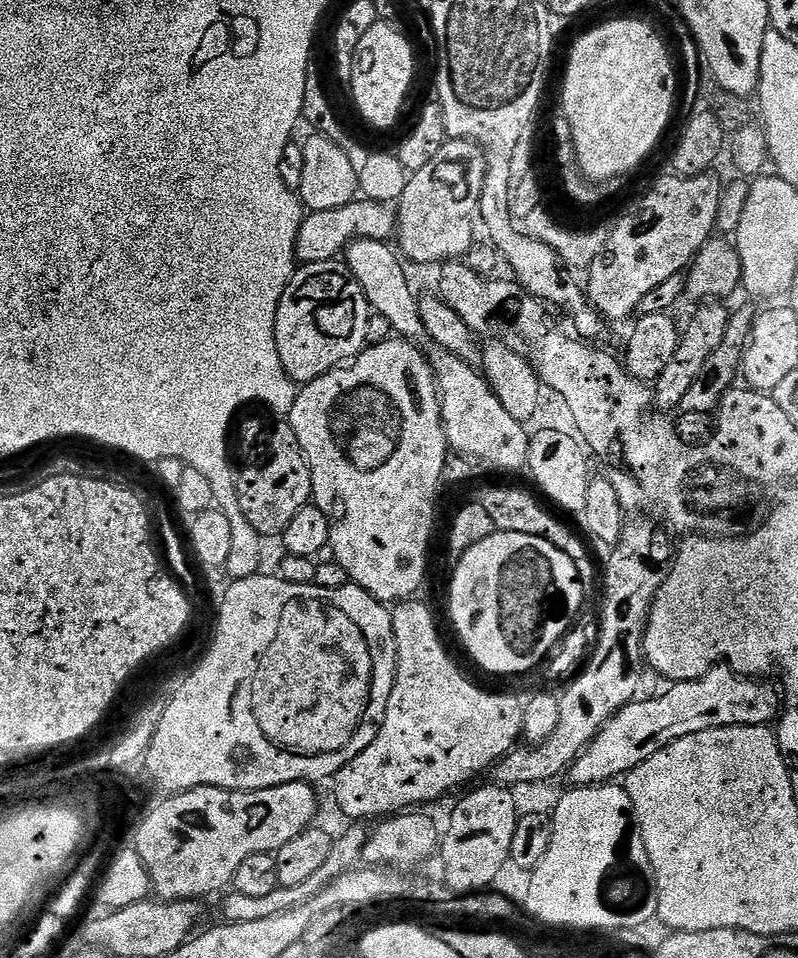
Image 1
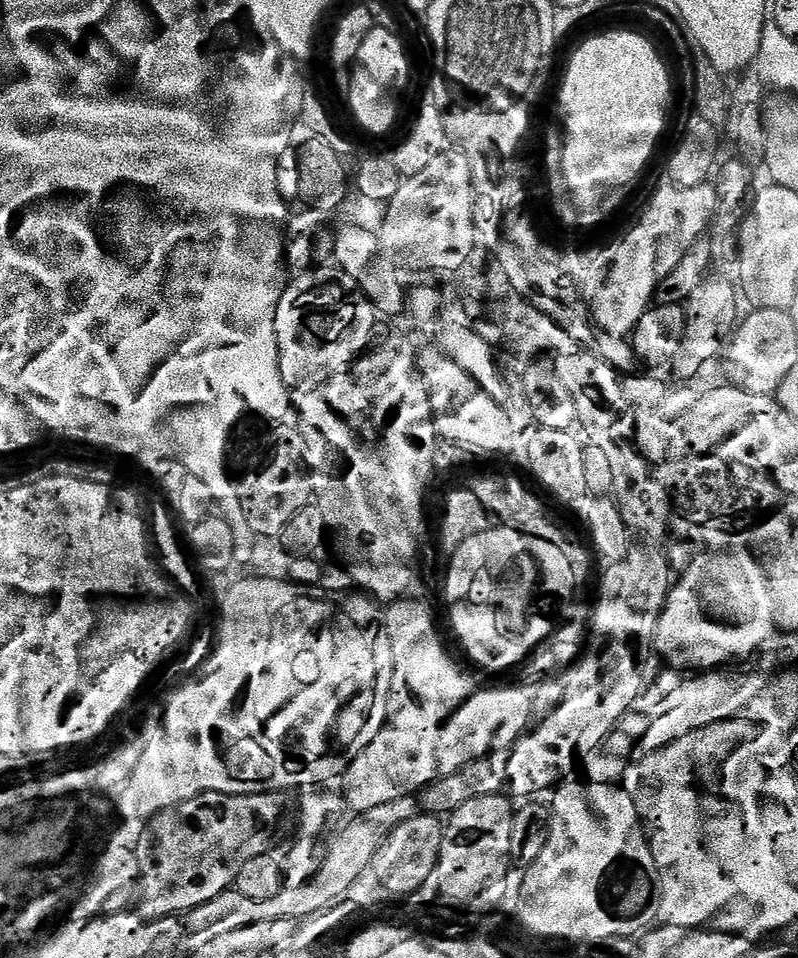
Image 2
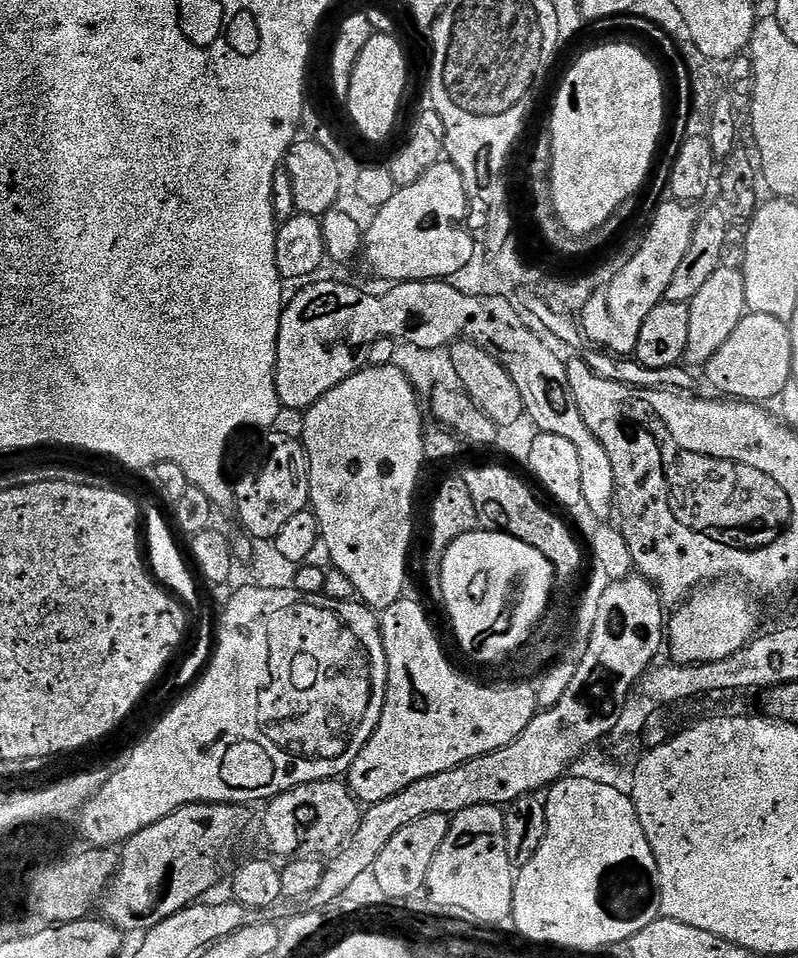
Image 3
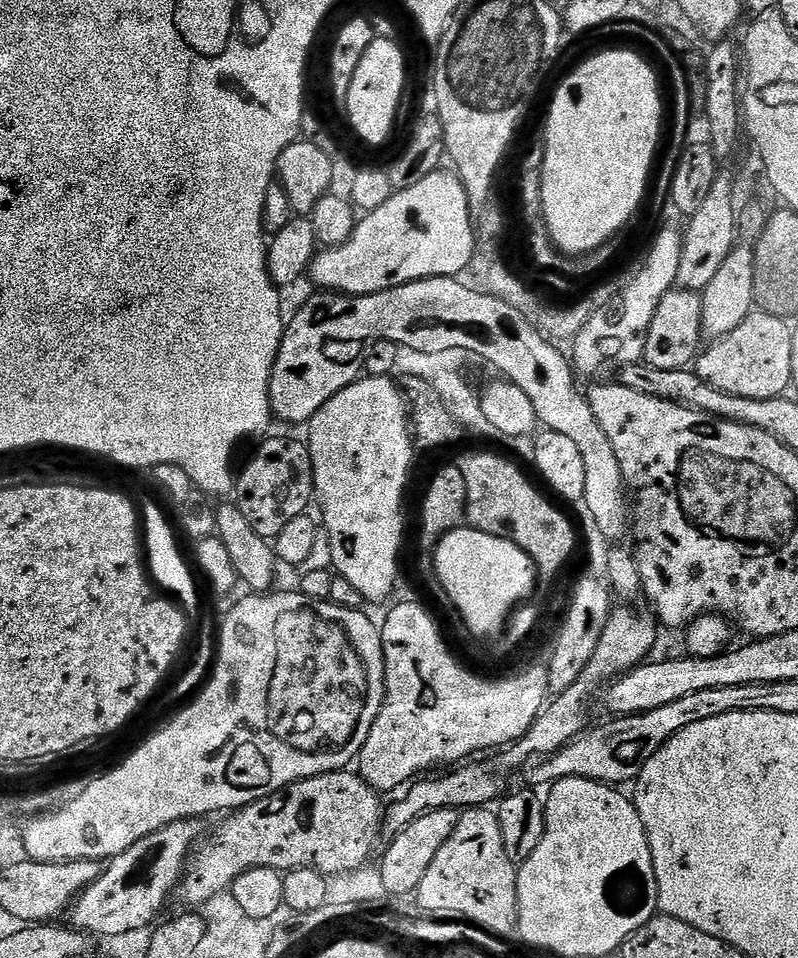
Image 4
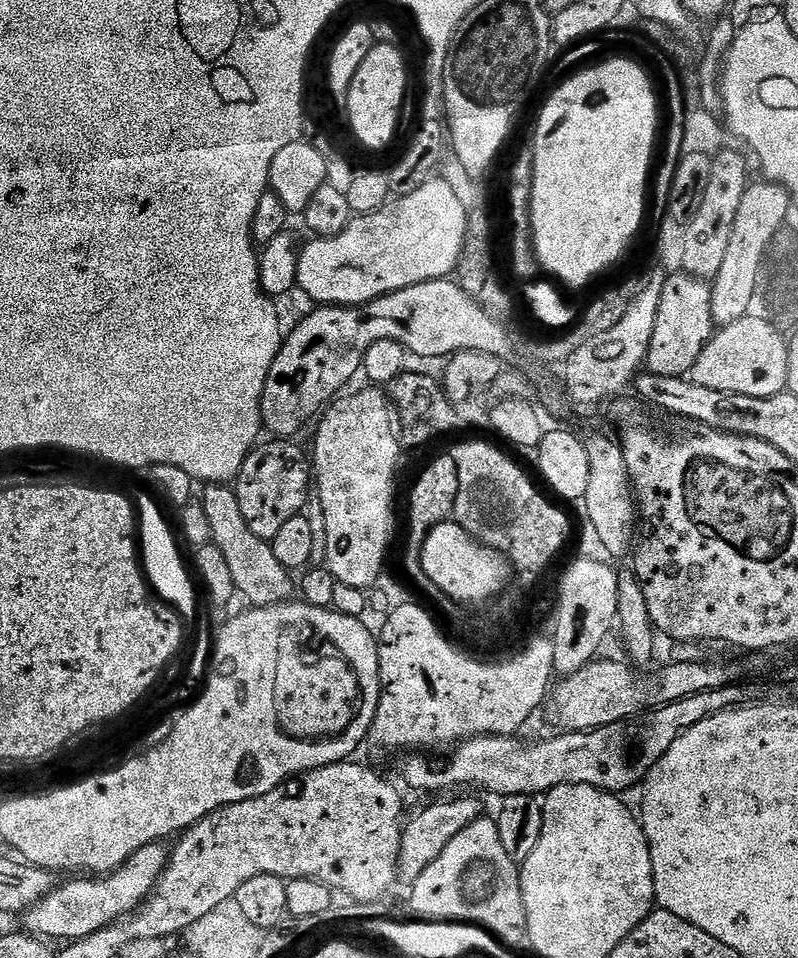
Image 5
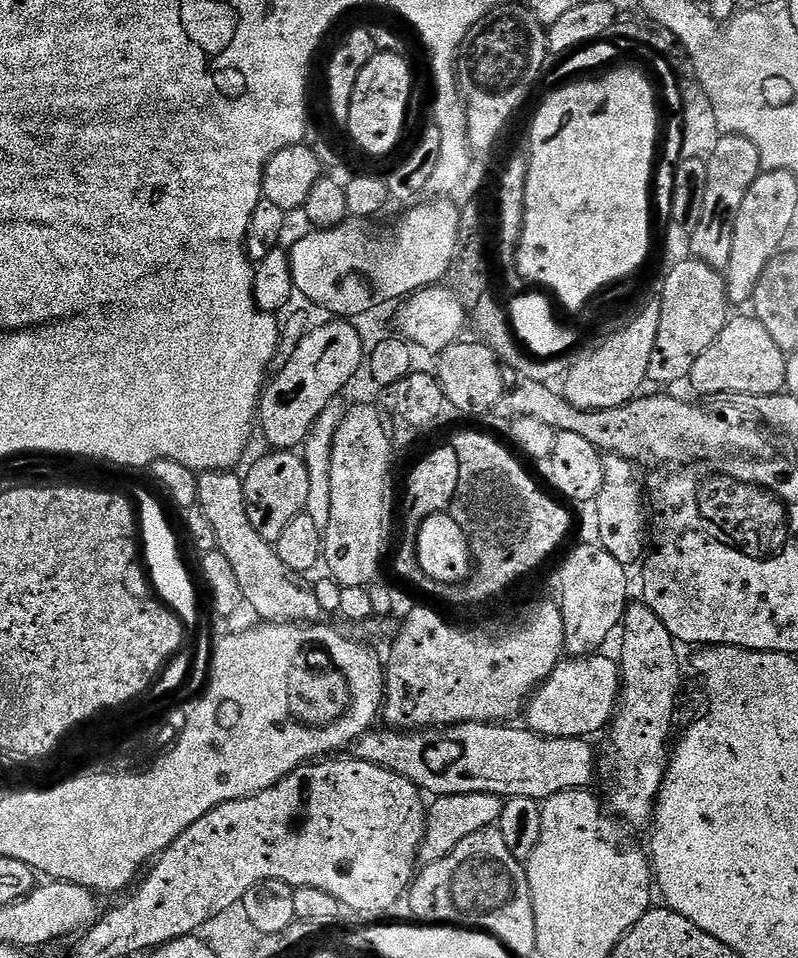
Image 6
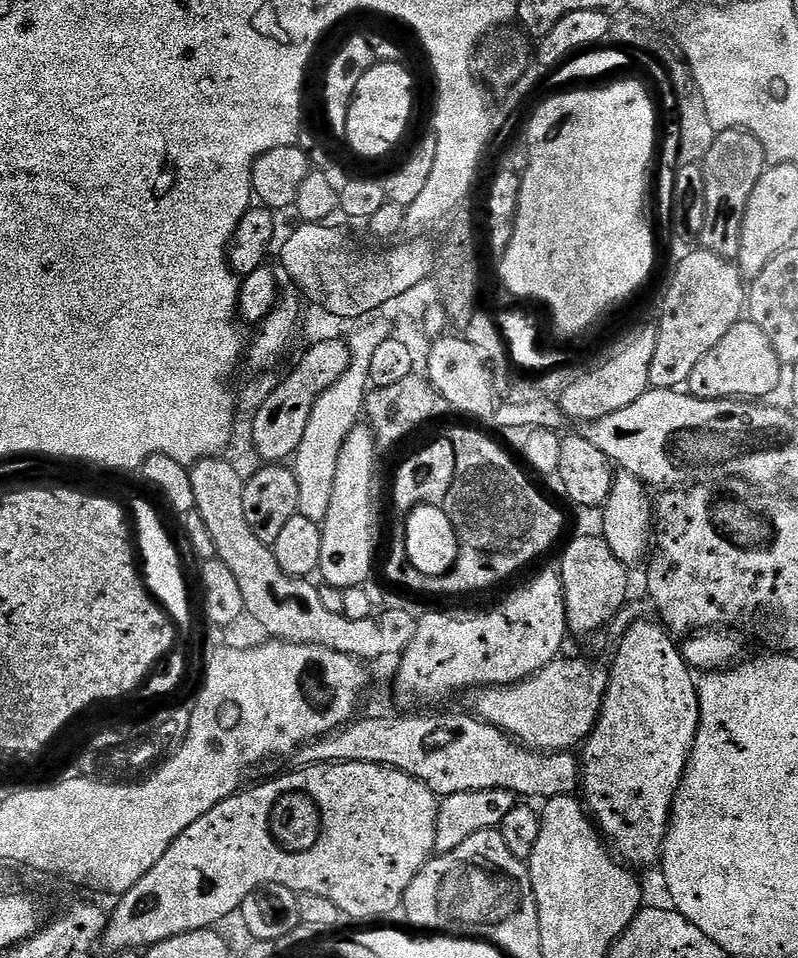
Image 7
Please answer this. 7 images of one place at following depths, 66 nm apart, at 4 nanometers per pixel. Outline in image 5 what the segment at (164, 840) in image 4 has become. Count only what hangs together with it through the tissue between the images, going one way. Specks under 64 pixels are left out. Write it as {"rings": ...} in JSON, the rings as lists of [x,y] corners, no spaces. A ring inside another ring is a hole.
{"rings":[[[160,842],[142,846],[142,850],[135,852],[122,867],[117,868],[115,872],[107,873],[103,878],[72,878],[69,879],[72,880],[69,884],[61,883],[23,913],[23,927],[31,935],[48,942],[71,942],[85,940],[90,933],[131,916],[147,900],[164,872],[164,865],[168,863],[170,855],[169,849],[164,847],[165,845]]]}

